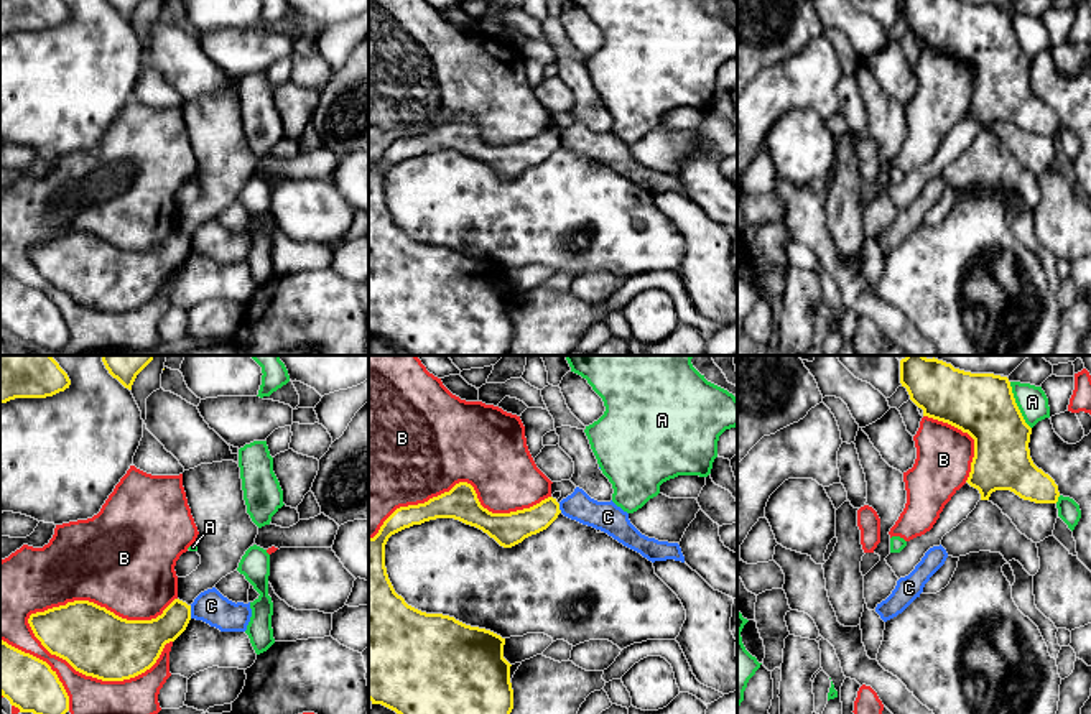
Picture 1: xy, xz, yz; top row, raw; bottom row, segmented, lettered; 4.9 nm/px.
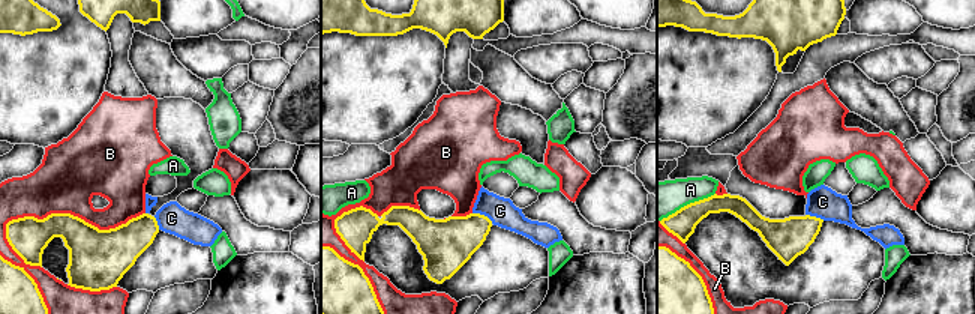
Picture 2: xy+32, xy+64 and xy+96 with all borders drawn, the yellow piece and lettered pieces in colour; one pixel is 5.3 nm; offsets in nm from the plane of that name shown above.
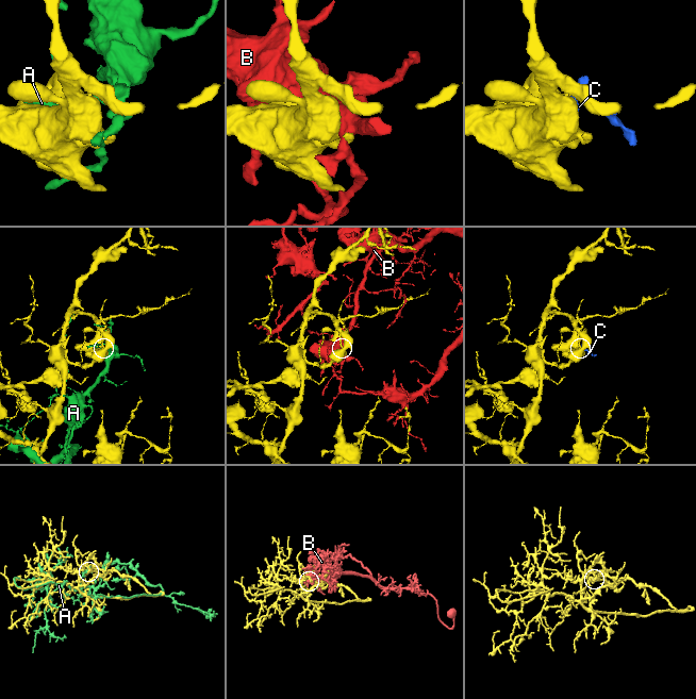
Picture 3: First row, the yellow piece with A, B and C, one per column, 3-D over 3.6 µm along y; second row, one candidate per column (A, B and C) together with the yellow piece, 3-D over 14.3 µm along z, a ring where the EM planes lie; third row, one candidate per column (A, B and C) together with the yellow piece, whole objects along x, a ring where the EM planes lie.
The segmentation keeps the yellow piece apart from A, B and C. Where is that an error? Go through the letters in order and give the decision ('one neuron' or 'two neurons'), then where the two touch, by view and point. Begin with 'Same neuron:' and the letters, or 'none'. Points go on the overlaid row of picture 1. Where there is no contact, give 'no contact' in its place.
Same neuron: none
A: two neurons; meets yellow in yz at (1016, 405)
B: two neurons; meets yellow in xy at (99, 606)
C: two neurons; meets yellow in xy at (190, 612)

